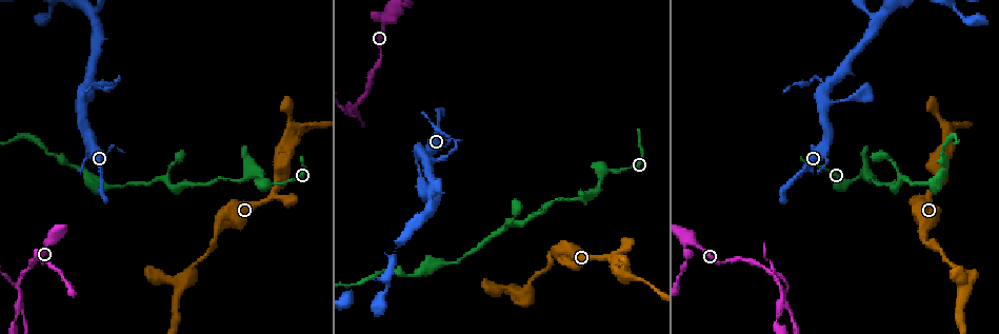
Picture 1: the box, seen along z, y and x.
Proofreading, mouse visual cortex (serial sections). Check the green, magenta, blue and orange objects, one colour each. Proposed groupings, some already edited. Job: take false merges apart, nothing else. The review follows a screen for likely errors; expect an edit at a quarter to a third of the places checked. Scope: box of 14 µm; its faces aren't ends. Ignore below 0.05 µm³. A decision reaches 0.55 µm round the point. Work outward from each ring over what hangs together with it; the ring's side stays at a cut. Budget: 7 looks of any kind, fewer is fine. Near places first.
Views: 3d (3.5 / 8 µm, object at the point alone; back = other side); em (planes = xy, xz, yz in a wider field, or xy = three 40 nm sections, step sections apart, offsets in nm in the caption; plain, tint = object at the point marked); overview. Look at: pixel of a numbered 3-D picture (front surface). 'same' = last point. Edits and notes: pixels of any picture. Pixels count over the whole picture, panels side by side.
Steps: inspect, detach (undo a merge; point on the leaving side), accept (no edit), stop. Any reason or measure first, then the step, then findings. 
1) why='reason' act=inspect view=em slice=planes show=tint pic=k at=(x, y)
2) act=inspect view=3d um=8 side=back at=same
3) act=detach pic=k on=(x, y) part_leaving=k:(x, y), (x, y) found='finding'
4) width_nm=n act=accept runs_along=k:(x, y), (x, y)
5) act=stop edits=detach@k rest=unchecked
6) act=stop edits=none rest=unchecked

why='thick turns thin' act=inspect view=3d um=3.5 side=back pic=1 at=(615, 170)

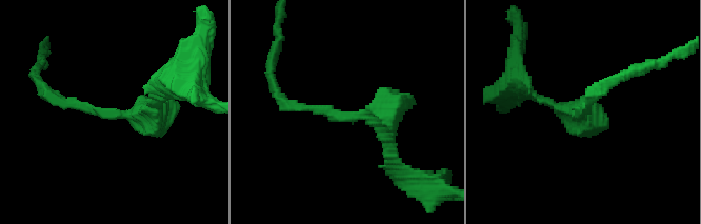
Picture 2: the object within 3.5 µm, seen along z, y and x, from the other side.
why='need the tissue' act=inspect view=em slice=planes show=tint pic=2 at=(112, 111)

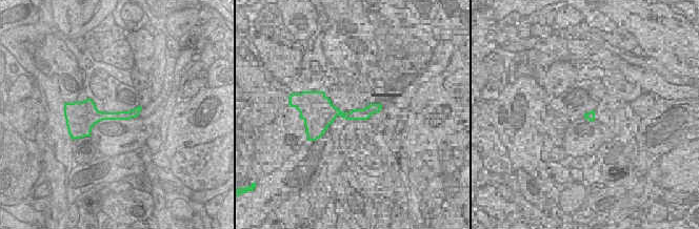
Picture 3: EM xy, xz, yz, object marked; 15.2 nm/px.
act=accept runs_along=2:(283, 102), (344, 118), (380, 113), (386, 145) found='continuous, no second cell'

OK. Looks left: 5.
why='thick turns thin' act=inspect view=3d um=3.5 side=back pic=1 at=(88, 81)

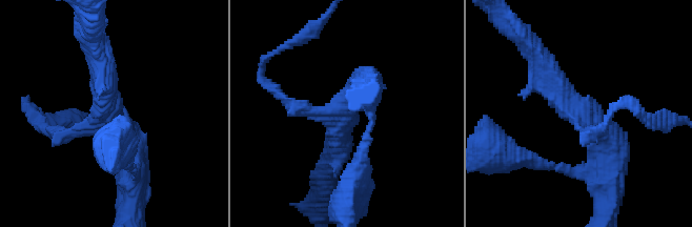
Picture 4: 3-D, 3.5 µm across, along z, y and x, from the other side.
arms=3 arm_widths_nm=200,400,400 why='shape alone is not enough' act=inspect view=em slice=xy step=2 show=tint pic=4 at=(581, 114)

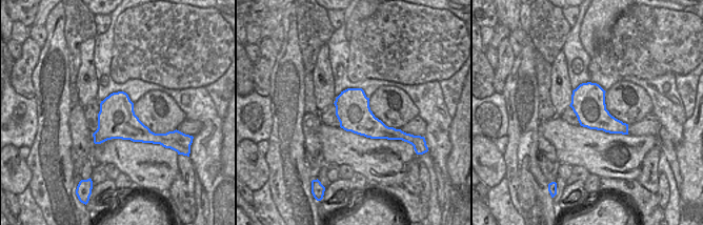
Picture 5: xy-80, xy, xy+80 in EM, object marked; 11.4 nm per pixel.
act=detach pic=4 on=(46, 118) found='a second cell is stuck on'

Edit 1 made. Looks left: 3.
why='four or more arms meet' act=inspect view=em slice=xy step=5 show=tint pic=1 at=(781, 293)

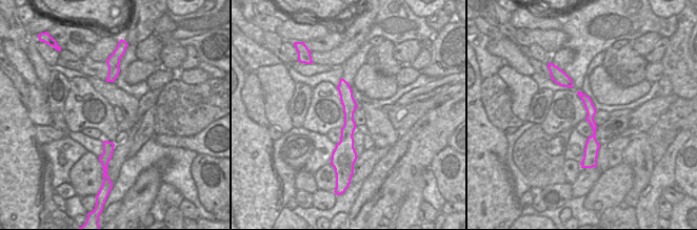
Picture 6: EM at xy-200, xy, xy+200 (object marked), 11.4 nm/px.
act=inspect view=3d um=3.5 at=same

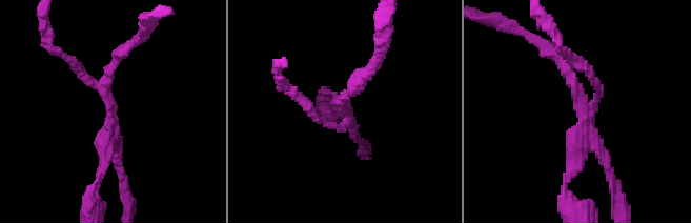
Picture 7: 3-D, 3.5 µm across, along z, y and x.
width_nm=170 act=detach pic=7 on=(609, 176) part_leaving=7:(588, 121), (621, 211) found='two cells meet here'

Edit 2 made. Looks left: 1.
act=stop edits=detach@4,detach@7 rest=unchecked

